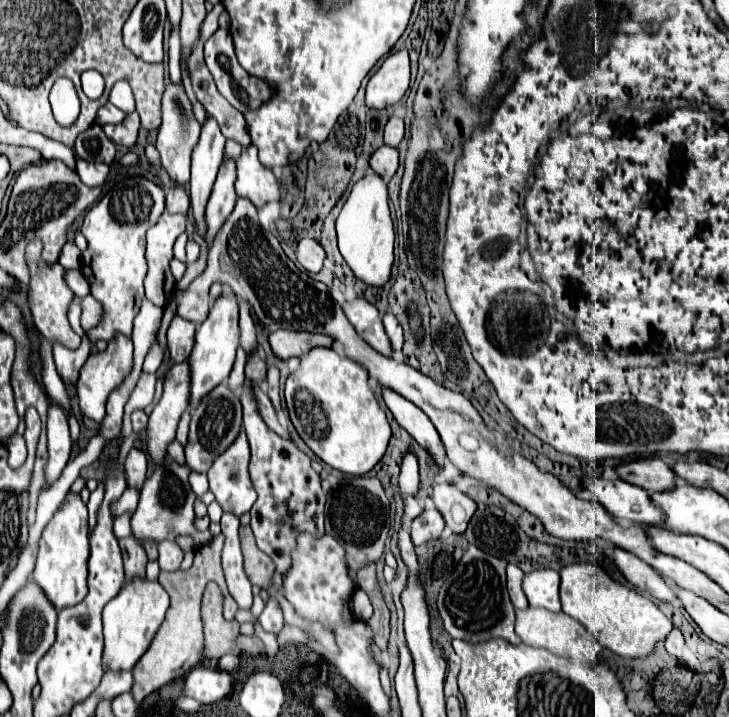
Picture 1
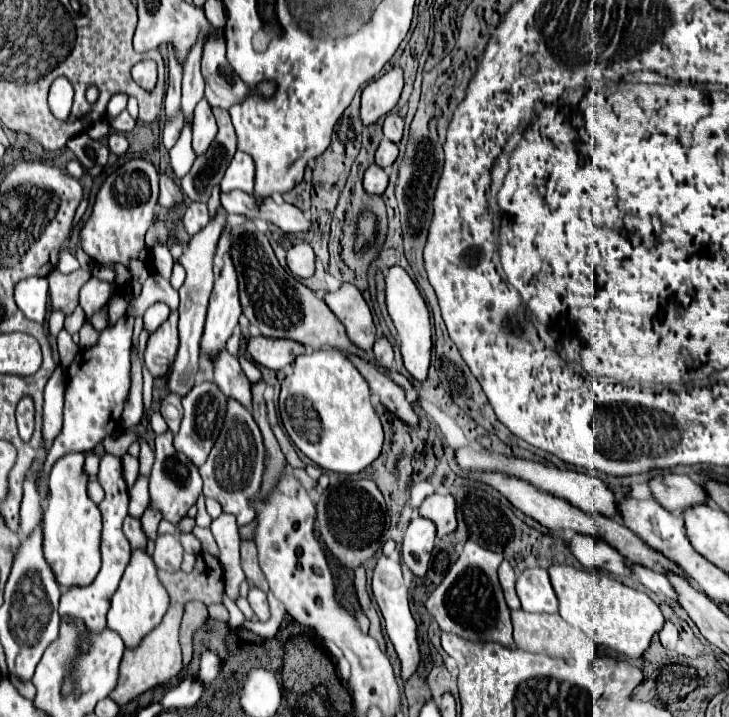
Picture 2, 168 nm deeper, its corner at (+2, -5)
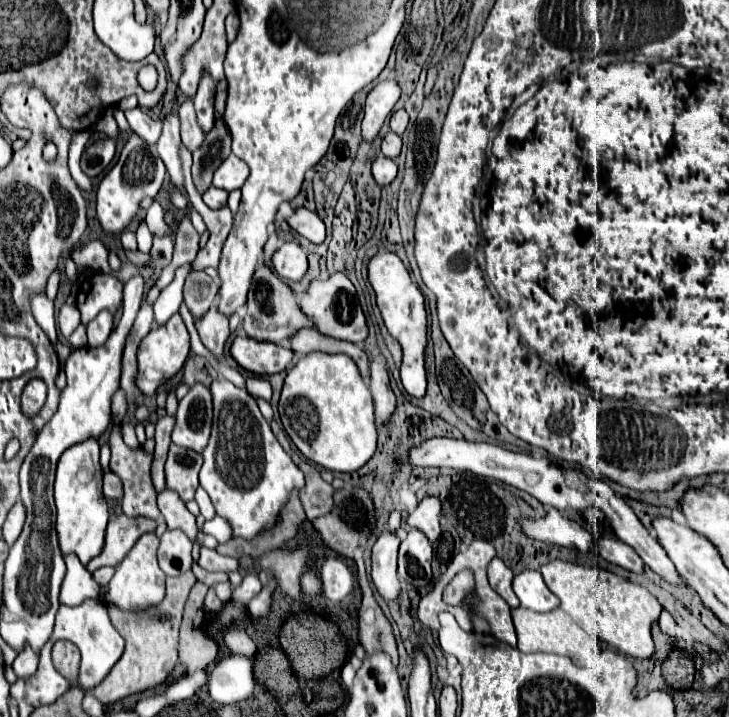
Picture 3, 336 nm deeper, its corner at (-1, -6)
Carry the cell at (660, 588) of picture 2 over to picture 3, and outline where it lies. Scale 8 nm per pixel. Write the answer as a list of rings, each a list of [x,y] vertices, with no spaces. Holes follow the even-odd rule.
[[[599,537],[593,541],[593,553],[605,557],[609,563],[615,563],[623,569],[643,573],[643,559],[633,551],[633,547],[625,545],[619,539],[609,539],[609,537]]]

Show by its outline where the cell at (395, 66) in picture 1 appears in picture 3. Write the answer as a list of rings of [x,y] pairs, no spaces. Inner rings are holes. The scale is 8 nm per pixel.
[[[387,79],[387,81],[377,83],[373,87],[373,91],[367,95],[365,117],[363,117],[363,139],[365,141],[371,143],[379,135],[383,121],[387,119],[387,115],[395,107],[399,95],[401,95],[401,89],[395,79]]]

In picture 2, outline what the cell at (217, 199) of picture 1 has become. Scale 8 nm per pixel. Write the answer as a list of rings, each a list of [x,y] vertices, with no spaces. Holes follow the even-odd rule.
[[[218,210],[216,216],[208,222],[206,228],[202,228],[198,234],[192,236],[188,250],[180,256],[182,266],[186,268],[186,280],[180,288],[180,348],[178,348],[178,356],[168,372],[168,382],[166,382],[166,390],[170,394],[178,394],[180,398],[184,398],[186,392],[192,390],[194,386],[194,378],[198,372],[198,360],[200,360],[200,336],[202,336],[202,328],[204,328],[204,318],[206,318],[206,308],[208,308],[208,298],[212,294],[212,284],[214,284],[214,274],[212,274],[212,266],[214,266],[214,256],[216,256],[216,246],[218,246],[218,238],[226,226],[226,212]]]

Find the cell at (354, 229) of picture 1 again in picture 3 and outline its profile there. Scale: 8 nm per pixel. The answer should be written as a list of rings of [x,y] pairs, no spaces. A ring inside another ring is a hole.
[[[377,155],[373,161],[373,177],[381,187],[389,185],[397,177],[397,163],[385,155]]]

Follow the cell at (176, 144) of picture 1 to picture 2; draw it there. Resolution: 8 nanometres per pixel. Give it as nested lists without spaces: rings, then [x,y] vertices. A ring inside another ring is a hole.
[[[160,174],[160,206],[174,208],[184,202],[180,186],[168,174]]]

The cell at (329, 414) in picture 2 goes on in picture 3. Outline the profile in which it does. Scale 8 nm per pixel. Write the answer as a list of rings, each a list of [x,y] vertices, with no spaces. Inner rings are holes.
[[[309,353],[287,371],[279,399],[281,423],[295,447],[317,465],[329,471],[357,471],[377,447],[377,427],[373,419],[373,399],[363,383],[357,365],[347,355]],[[305,399],[313,407],[305,407]],[[317,411],[317,427],[315,427]]]

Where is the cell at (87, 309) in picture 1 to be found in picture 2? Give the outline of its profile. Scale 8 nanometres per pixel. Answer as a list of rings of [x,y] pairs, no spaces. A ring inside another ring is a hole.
[[[78,306],[78,308],[66,318],[64,328],[66,328],[70,334],[76,334],[76,332],[80,332],[80,328],[84,326],[84,322],[86,322],[86,314],[82,314],[82,308]]]

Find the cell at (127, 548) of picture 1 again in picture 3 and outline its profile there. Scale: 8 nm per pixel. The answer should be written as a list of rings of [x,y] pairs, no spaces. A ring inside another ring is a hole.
[[[117,427],[111,429],[109,445],[111,445],[111,471],[121,477],[123,489],[125,489],[125,495],[123,495],[123,501],[121,501],[123,513],[127,513],[129,517],[143,515],[143,517],[149,517],[149,519],[157,521],[161,517],[161,513],[159,513],[157,503],[155,503],[157,491],[153,487],[153,481],[151,481],[151,459],[153,459],[153,455],[147,453],[147,451],[143,451],[143,447],[137,447],[137,449],[127,447],[123,443],[121,433],[119,433]]]

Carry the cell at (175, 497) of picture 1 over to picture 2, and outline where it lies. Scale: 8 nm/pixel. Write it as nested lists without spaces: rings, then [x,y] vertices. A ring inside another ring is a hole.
[[[168,430],[162,436],[156,436],[156,450],[154,450],[154,466],[150,474],[150,508],[162,514],[164,520],[178,526],[180,520],[188,514],[188,510],[196,504],[200,492],[202,492],[202,478],[198,474],[198,468],[184,456],[174,450],[172,444],[172,432]]]

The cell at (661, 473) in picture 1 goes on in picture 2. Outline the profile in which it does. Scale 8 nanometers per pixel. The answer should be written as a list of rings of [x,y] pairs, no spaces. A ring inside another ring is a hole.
[[[656,474],[648,488],[652,496],[670,512],[682,512],[690,506],[706,502],[706,492],[700,484],[684,474]]]

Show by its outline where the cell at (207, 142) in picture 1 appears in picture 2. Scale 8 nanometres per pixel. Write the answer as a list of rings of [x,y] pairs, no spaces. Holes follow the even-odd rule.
[[[202,98],[194,110],[194,140],[192,140],[194,154],[204,156],[210,144],[214,142],[216,134],[218,134],[218,126],[212,116],[210,104],[206,102],[206,98]]]

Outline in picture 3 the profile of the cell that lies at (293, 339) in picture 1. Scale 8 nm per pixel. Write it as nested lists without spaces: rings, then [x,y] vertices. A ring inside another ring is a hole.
[[[235,337],[229,353],[239,367],[255,375],[281,373],[293,359],[293,351],[289,347],[255,341],[251,337]]]

